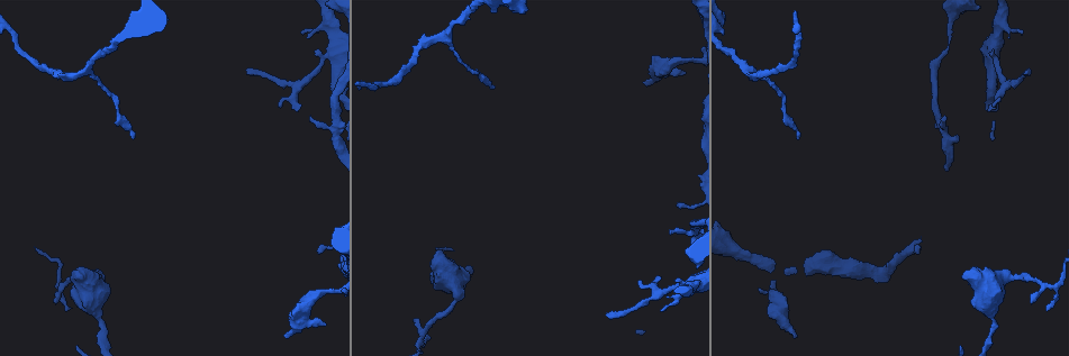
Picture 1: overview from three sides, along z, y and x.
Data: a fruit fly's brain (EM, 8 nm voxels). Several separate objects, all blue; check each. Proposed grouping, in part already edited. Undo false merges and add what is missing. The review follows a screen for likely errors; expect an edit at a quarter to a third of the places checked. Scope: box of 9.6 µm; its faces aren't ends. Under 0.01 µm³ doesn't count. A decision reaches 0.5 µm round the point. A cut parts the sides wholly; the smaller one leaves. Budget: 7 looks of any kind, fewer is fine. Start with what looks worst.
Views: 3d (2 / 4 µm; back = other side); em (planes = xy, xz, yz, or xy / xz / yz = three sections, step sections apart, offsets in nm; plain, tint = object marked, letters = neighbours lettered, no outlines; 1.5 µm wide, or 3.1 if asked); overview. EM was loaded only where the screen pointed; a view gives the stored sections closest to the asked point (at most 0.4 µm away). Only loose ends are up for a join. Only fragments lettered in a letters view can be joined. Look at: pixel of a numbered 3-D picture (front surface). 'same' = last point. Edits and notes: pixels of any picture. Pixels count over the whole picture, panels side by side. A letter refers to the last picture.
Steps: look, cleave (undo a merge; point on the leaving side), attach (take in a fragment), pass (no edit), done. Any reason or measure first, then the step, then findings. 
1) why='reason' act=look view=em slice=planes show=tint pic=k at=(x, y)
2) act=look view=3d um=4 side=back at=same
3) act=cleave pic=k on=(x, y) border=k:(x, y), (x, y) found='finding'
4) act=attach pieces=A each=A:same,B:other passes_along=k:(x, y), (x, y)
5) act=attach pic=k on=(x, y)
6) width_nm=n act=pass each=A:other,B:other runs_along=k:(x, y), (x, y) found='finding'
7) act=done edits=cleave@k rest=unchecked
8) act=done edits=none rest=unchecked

act=look view=em slice=planes show=letters pic=1 at=(1022, 31)

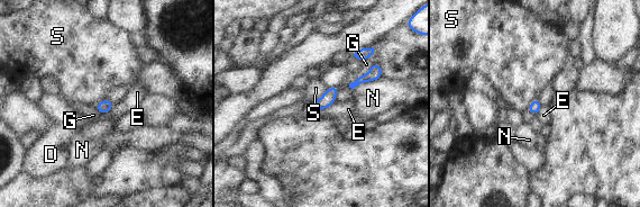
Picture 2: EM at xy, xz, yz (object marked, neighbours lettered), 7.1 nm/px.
act=pass each=D:other,E:other,G:other,N:other,S:other found='no lettered fragment goes on from it'

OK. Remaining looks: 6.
why='free end' act=look view=em slice=planes show=letters pic=1 at=(607, 314)

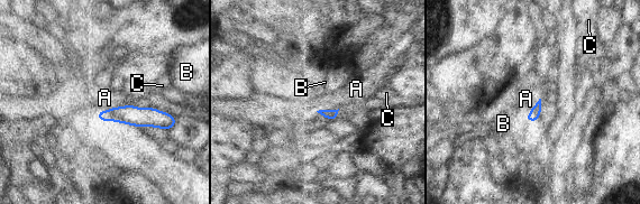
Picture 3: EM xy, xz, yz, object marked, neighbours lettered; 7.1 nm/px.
act=pass each=A:other,B:other,C:other runs_along=3:(100, 113), (170, 119) found='no lettered fragment goes on from it'

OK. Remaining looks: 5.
why='branch stops here' act=look view=3d um=2 pic=1 at=(947, 119)

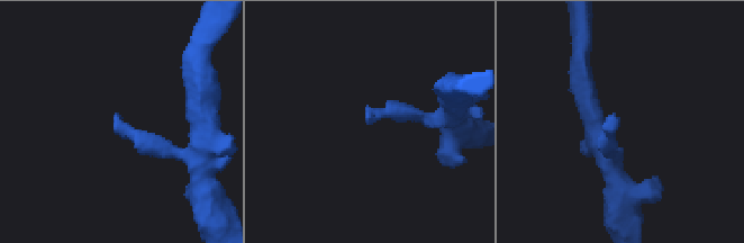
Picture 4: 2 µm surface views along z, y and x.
act=look view=em slice=yz step=8 show=letters pic=4 at=(370, 122)

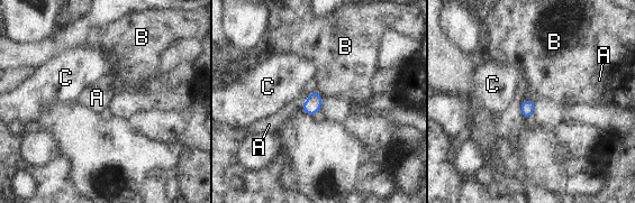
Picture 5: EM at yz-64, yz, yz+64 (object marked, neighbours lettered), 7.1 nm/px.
act=look view=em slice=planes show=letters at=same

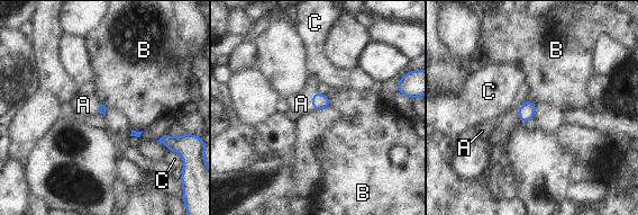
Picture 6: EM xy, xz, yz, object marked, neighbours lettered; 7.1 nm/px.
act=attach pieces=A each=A:same,B:other,C:other passes_along=6:(319, 101), (312, 100), (301, 104) found='it goes on there'

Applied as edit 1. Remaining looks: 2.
act=done edits=attach@6 rest=unchecked

